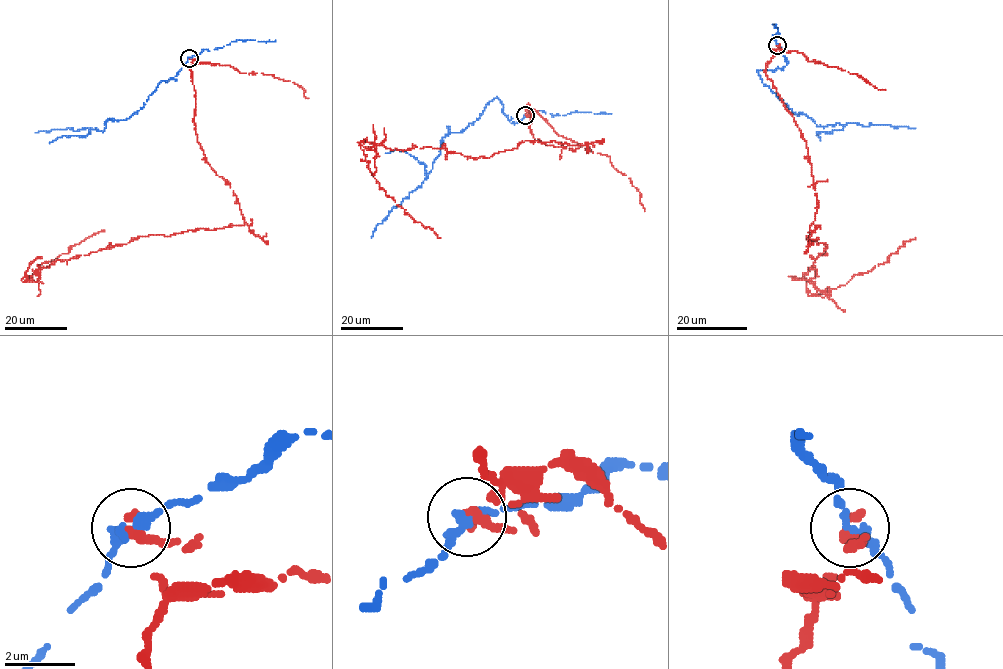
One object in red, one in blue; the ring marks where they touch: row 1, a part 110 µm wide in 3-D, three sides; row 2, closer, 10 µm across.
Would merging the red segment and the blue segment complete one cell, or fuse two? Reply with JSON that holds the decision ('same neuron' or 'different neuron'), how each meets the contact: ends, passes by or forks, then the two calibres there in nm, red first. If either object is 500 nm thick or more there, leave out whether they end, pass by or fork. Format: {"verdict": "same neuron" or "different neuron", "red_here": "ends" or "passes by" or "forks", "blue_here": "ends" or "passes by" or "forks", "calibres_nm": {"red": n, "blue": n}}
{"verdict": "different neuron", "red_here": "ends", "blue_here": "passes by", "calibres_nm": {"red": 360, "blue": 320}}

